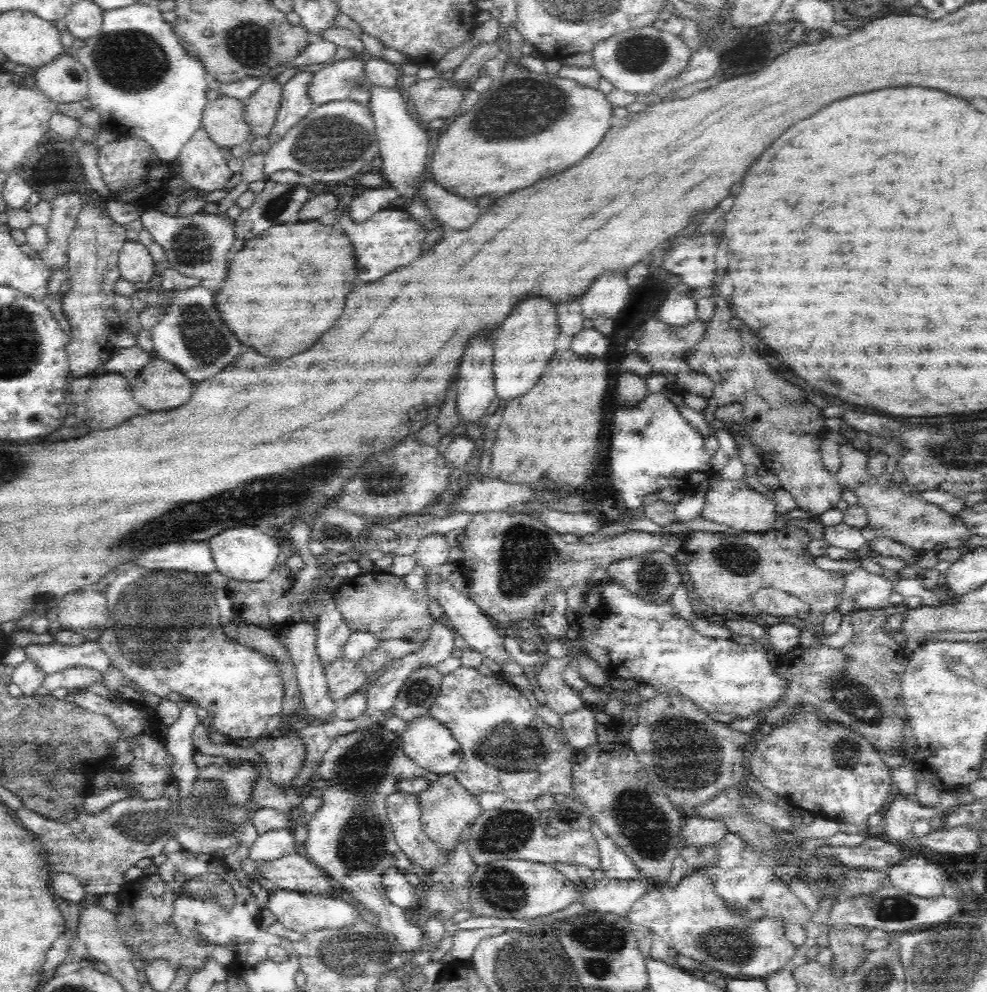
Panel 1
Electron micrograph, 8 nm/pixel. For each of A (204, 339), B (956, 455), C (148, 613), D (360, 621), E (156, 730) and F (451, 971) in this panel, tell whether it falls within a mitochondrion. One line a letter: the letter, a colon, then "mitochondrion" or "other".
A: mitochondrion
B: mitochondrion
C: mitochondrion
D: other
E: other
F: other

